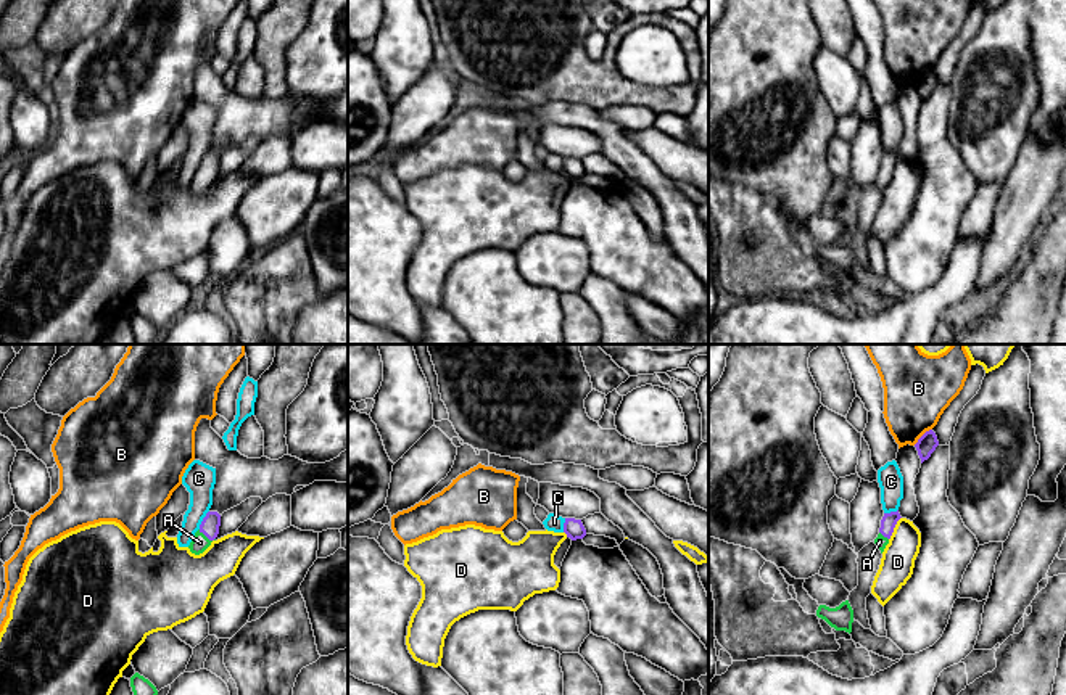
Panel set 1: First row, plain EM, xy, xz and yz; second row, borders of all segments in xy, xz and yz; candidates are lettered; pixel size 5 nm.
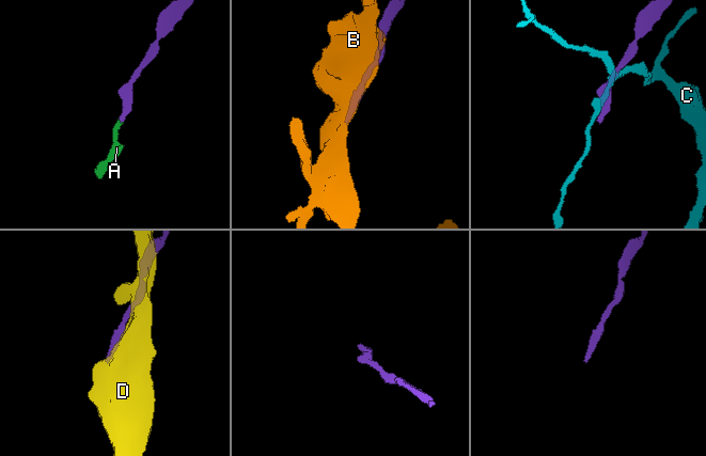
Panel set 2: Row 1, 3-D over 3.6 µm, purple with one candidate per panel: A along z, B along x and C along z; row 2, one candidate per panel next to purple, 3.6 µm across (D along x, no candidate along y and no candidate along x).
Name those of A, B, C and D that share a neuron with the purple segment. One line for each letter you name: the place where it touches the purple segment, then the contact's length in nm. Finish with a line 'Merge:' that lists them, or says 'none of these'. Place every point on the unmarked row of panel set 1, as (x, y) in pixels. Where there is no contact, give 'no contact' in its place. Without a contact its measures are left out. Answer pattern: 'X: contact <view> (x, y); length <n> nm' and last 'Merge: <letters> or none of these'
A: contact xy (206, 176); length 100 nm
Merge: A

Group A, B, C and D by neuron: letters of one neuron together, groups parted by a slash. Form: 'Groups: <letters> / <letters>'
Groups: A / B / C / D

